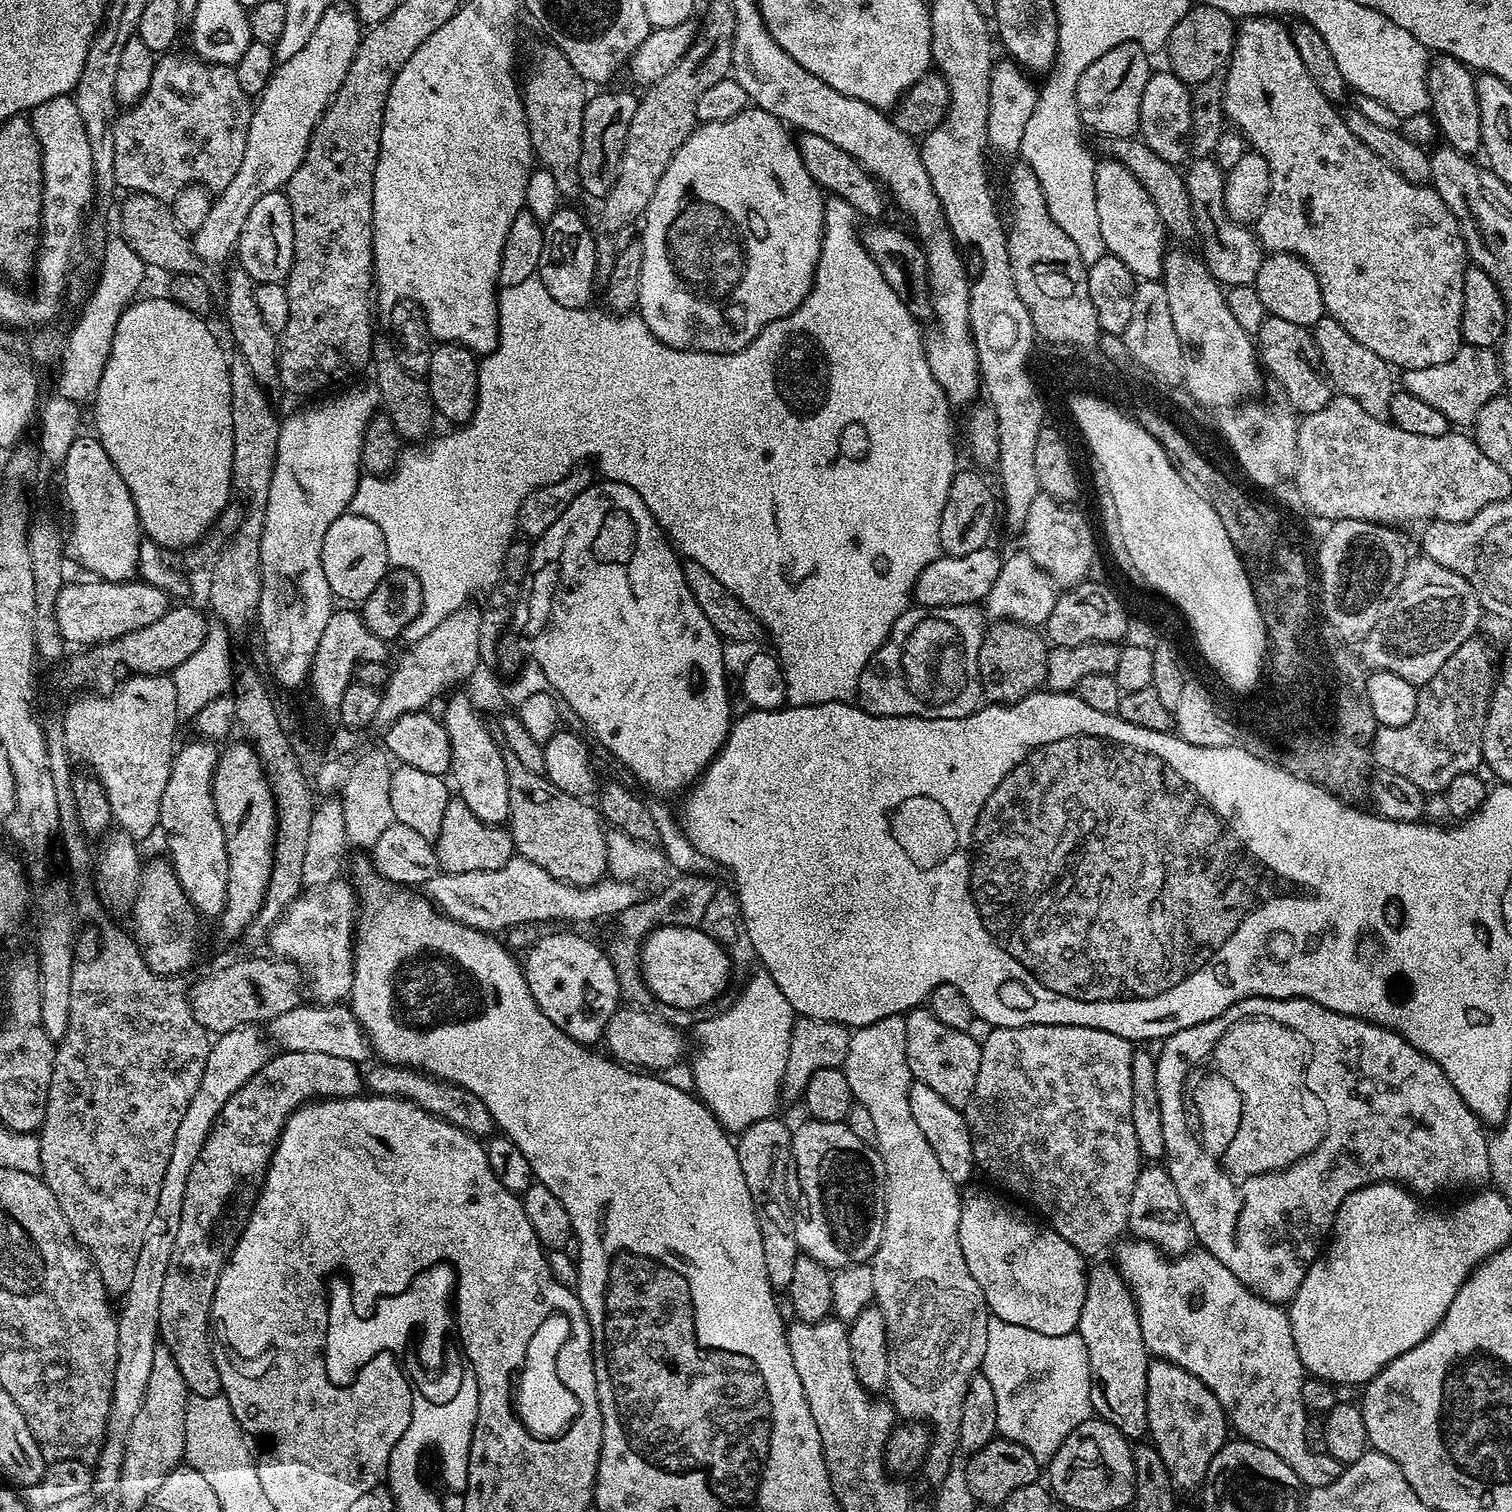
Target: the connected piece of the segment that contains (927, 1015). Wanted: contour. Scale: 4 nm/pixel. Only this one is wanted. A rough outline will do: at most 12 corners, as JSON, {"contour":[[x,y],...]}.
{"contour":[[926,1006],[906,1022],[913,1081],[968,1107],[981,1041]]}

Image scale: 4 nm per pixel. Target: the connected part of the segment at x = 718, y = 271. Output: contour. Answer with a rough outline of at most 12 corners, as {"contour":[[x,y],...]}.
{"contour":[[777,116],[700,124],[642,217],[638,315],[737,352],[808,296],[822,190]]}

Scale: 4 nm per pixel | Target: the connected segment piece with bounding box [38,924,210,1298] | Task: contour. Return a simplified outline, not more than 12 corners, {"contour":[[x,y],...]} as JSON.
{"contour":[[112,924],[72,965],[38,1133],[130,1290],[210,1047]]}

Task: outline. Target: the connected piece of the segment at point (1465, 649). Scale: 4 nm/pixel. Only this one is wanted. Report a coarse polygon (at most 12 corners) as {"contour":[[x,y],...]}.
{"contour":[[1475,635],[1417,691],[1370,760],[1440,794],[1481,767],[1494,683]]}

